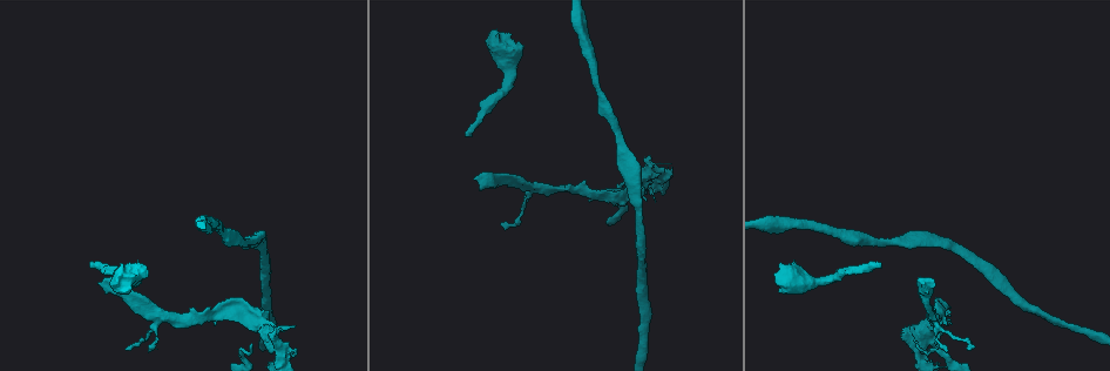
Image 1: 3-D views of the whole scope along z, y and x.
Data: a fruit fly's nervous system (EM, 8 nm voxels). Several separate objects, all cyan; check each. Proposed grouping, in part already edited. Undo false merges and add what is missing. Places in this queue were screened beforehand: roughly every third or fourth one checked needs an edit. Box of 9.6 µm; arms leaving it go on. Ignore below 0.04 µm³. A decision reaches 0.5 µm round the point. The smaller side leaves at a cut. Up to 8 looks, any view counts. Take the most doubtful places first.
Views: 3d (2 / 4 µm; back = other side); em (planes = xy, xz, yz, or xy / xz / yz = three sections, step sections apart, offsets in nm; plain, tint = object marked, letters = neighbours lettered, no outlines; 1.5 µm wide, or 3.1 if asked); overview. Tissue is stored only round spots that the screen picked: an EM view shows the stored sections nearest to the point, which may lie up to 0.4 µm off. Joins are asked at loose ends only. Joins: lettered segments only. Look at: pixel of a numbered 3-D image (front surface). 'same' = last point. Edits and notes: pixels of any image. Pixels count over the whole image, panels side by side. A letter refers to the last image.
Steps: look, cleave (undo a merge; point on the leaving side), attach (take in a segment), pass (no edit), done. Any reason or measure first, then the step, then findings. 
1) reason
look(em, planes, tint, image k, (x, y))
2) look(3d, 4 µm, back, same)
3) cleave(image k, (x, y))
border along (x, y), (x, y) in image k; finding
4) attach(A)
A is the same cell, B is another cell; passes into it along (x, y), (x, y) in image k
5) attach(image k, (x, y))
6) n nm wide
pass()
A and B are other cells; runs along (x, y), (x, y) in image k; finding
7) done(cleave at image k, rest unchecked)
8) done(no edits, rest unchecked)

free end
look(em, planes, plain, image 1, (145, 265))

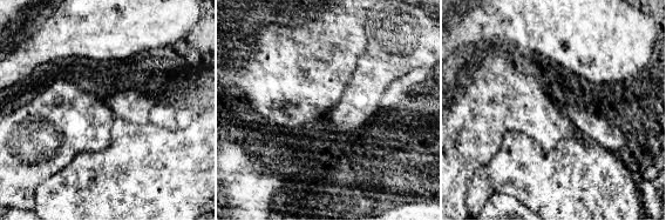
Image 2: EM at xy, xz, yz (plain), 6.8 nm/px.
with the object marked
look(em, planes, tint, same)

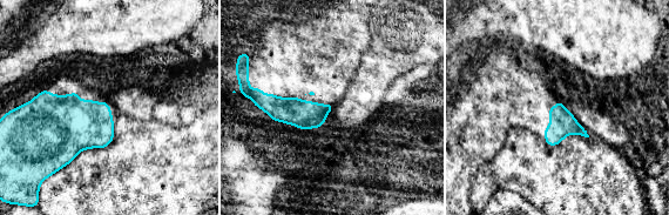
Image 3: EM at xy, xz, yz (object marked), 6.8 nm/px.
see the neighbours
look(em, planes, letters, same)

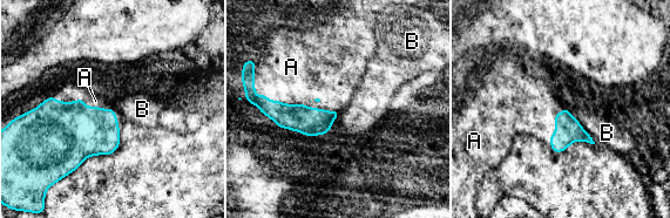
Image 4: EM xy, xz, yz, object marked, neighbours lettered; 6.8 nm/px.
attach(A)
A is the same cell, B is another cell; passes into it along (298, 117), (299, 104), (296, 68) in image 4; it goes on there

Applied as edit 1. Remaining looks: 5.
tapers out
look(em, planes, letters, image 1, (948, 350))

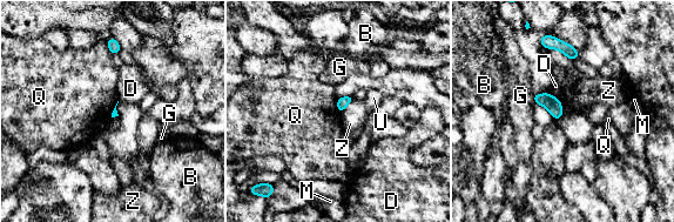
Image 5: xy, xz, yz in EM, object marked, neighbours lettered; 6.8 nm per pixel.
pass()
B, D, G, M, Q, U and Z are other cells; border along (548, 92), (563, 103) in image 5; no lettered segment goes on from it

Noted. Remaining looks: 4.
a narrow waist
look(em, planes, tint, image 1, (644, 322))

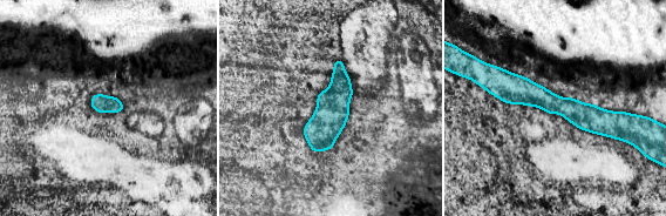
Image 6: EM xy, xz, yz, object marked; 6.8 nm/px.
look(em, planes, letters, same)

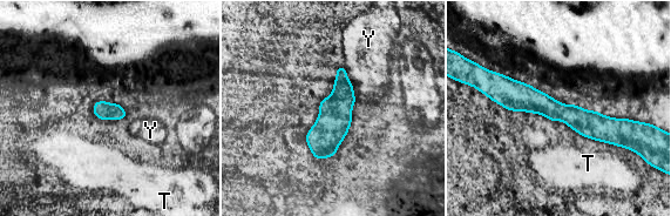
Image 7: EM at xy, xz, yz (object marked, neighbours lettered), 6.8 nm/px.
pass()
T and Y are other cells; runs along (492, 92), (628, 126) in image 7; all the same neuron

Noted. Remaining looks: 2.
done(attach at image 4, rest unchecked)

